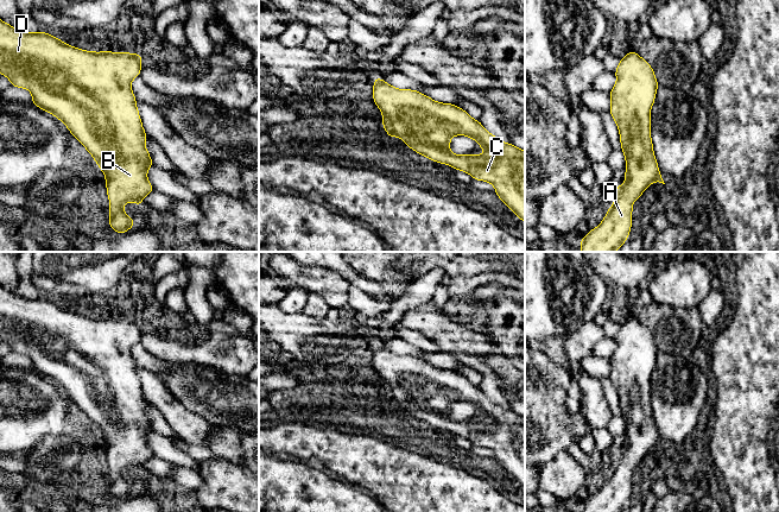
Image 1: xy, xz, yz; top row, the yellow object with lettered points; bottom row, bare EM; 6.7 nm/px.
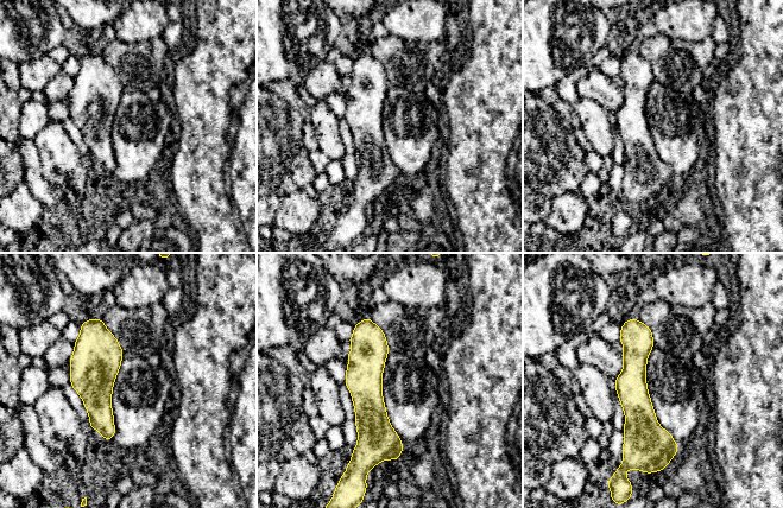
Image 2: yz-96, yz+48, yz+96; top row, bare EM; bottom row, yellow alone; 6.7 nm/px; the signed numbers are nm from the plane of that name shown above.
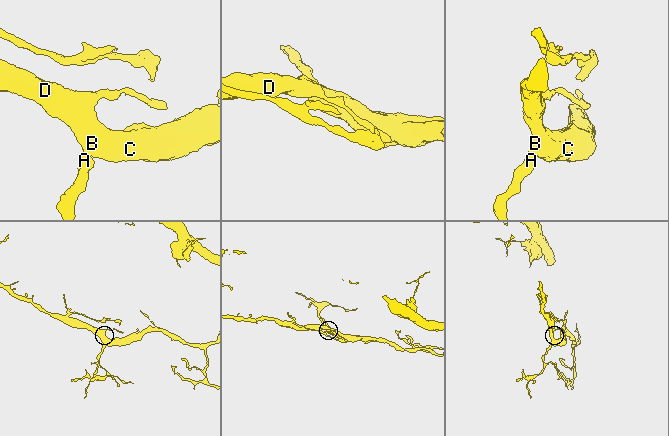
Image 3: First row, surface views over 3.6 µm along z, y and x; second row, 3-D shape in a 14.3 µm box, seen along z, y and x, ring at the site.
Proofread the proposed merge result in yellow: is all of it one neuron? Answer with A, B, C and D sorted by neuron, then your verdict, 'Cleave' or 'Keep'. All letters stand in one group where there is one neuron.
Groups: A B C D. Keep

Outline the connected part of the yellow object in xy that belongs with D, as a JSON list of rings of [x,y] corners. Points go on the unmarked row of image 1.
[[[0,285],[0,340],[10,346],[11,352],[30,356],[32,369],[59,385],[93,422],[106,444],[109,493],[120,500],[137,489],[124,478],[124,470],[133,468],[141,473],[144,463],[154,457],[147,445],[147,436],[154,432],[145,412],[148,402],[144,397],[137,365],[131,353],[132,347],[140,342],[141,330],[142,324],[139,320],[86,317],[44,297],[26,298]]]

